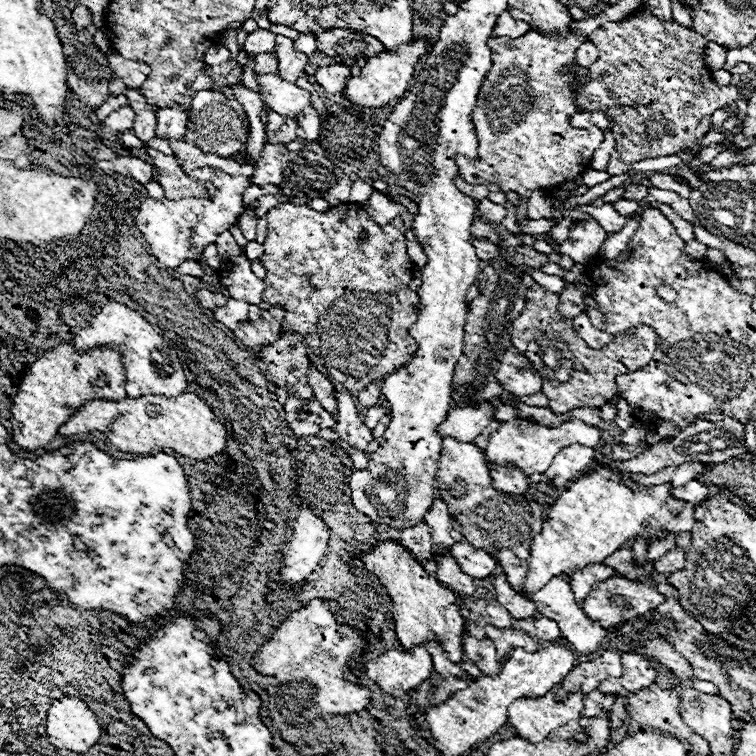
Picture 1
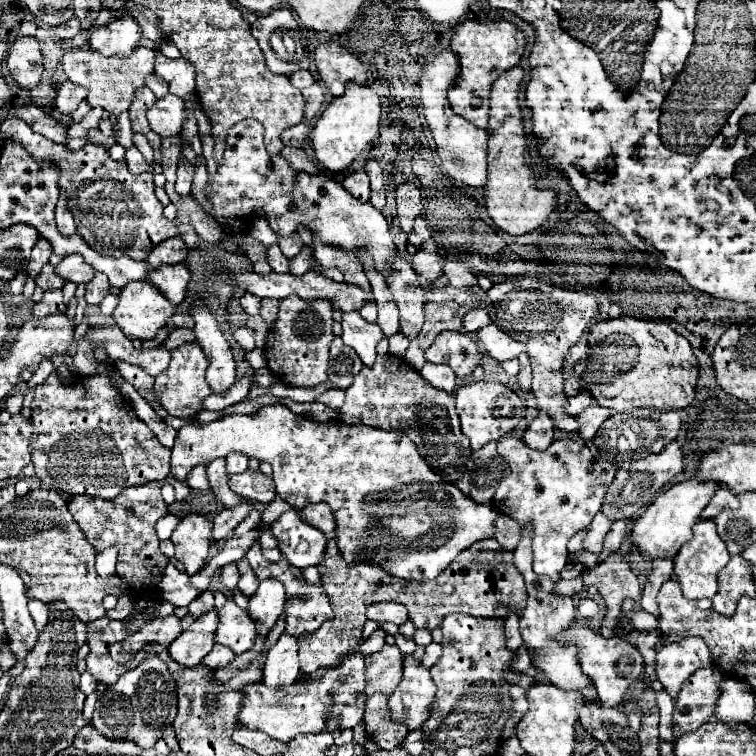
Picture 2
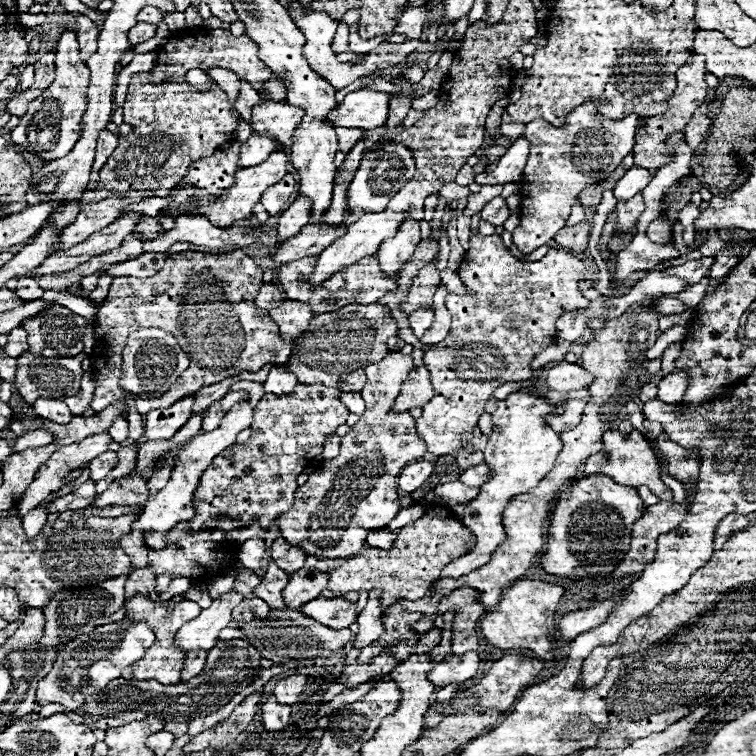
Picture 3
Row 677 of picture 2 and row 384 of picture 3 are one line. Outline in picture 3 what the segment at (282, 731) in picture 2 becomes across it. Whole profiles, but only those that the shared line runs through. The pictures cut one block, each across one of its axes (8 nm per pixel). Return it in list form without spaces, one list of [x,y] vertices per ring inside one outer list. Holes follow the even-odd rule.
[[[348,304],[338,308],[336,312],[326,312],[320,316],[314,316],[310,320],[310,328],[294,342],[294,350],[290,356],[290,362],[286,364],[290,372],[298,376],[300,384],[312,384],[312,386],[330,386],[338,388],[342,392],[360,392],[366,384],[364,368],[368,364],[380,362],[388,354],[388,338],[394,338],[398,334],[396,320],[392,312],[384,304]]]

